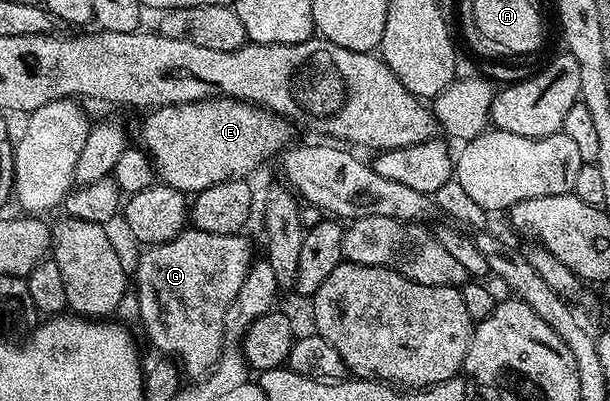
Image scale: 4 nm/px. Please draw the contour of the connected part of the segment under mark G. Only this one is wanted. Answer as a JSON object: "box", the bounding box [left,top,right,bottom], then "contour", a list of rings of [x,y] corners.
{"box":[134,228,254,380],"contour":[[[186,228],[174,240],[149,246],[143,252],[136,266],[136,278],[134,274],[134,294],[136,290],[140,322],[152,341],[151,349],[171,358],[187,377],[188,374],[192,377],[189,379],[200,380],[196,378],[211,375],[226,348],[226,308],[230,308],[238,288],[242,288],[242,280],[246,280],[254,261],[251,244],[240,234],[215,234]]]}

